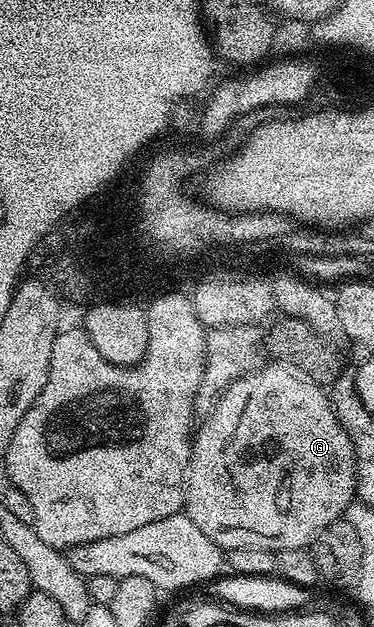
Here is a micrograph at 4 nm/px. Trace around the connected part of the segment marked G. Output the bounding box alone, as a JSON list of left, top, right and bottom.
[185,363,356,551]

